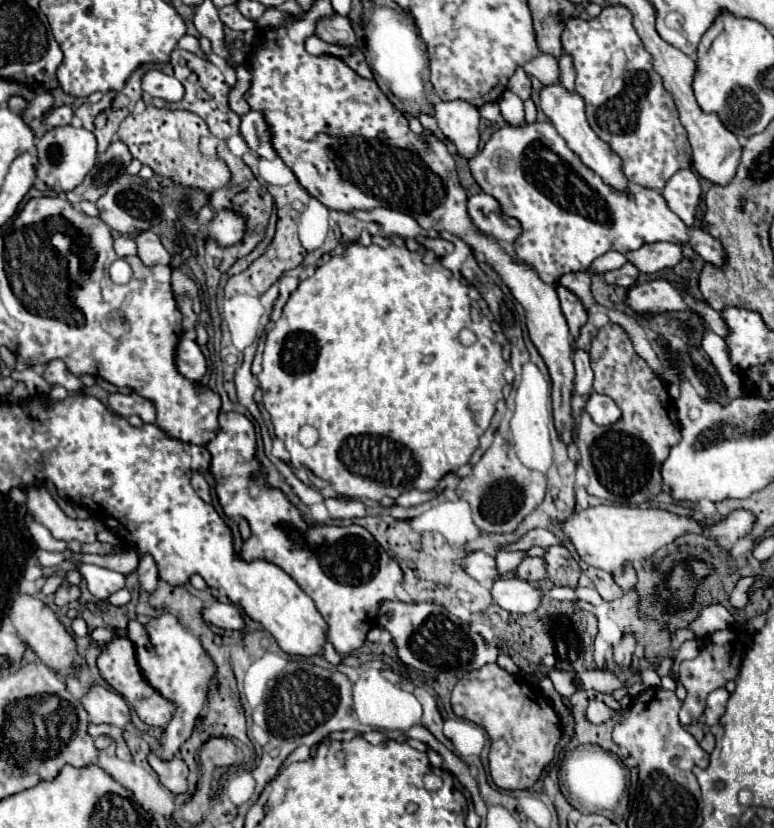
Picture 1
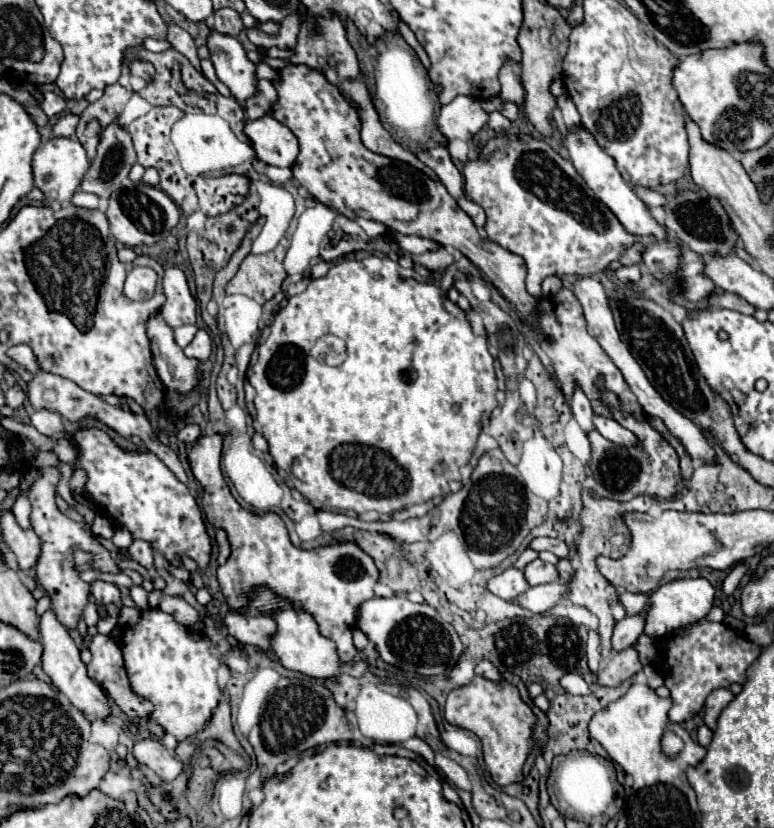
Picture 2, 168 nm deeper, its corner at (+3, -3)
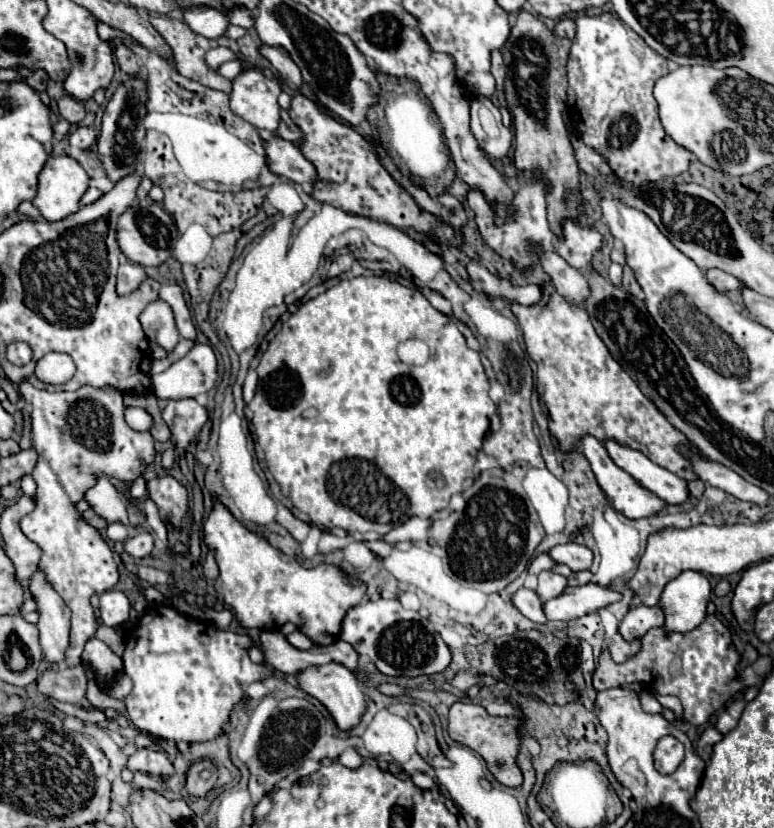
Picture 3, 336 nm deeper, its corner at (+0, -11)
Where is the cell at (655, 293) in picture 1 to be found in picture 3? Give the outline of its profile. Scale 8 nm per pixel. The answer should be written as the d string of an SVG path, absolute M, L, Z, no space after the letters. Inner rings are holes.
M709 269L707 279L711 281L711 285L717 291L735 291L735 289L739 289L739 279L735 279L733 275L729 275L725 271L719 271L719 269Z

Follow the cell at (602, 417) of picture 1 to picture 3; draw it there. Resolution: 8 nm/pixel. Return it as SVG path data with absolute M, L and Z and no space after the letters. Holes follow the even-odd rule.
M607 441L605 447L617 467L627 471L635 481L653 491L667 505L683 505L689 499L689 489L685 479L655 465L643 453L619 445L617 441Z

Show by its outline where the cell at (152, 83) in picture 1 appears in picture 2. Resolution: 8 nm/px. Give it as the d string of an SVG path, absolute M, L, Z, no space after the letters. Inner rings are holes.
M134 61L134 63L130 65L130 71L132 71L132 75L142 77L146 83L148 83L148 79L152 79L152 75L156 73L154 67L152 67L152 63L146 63L146 61Z

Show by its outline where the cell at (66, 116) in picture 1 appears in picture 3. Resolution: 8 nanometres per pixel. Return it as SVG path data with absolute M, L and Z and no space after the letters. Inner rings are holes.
M77 127L71 135L69 135L69 143L73 145L73 147L79 147L79 149L83 149L83 151L89 151L91 147L93 147L93 143L95 143L95 129L91 129L91 127Z

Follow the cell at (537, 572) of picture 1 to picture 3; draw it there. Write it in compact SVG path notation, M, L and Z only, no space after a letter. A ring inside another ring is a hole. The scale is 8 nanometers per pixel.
M541 571L537 575L539 585L537 585L537 595L547 601L547 599L555 599L563 593L563 589L567 587L567 579L563 575L557 575L553 571Z

